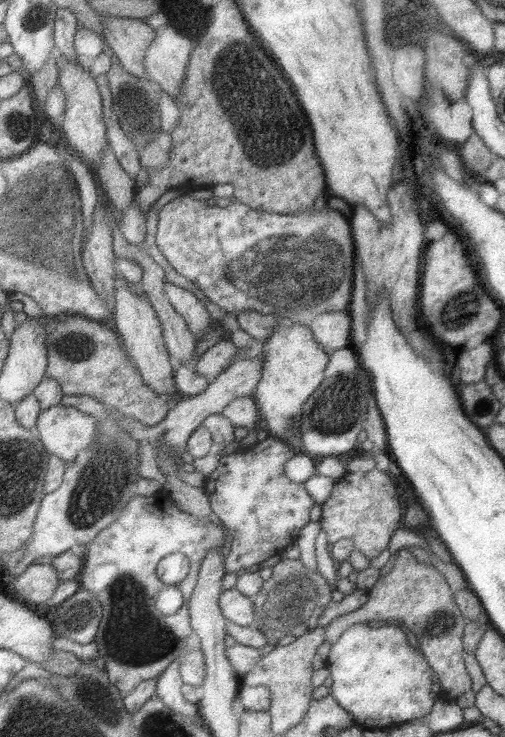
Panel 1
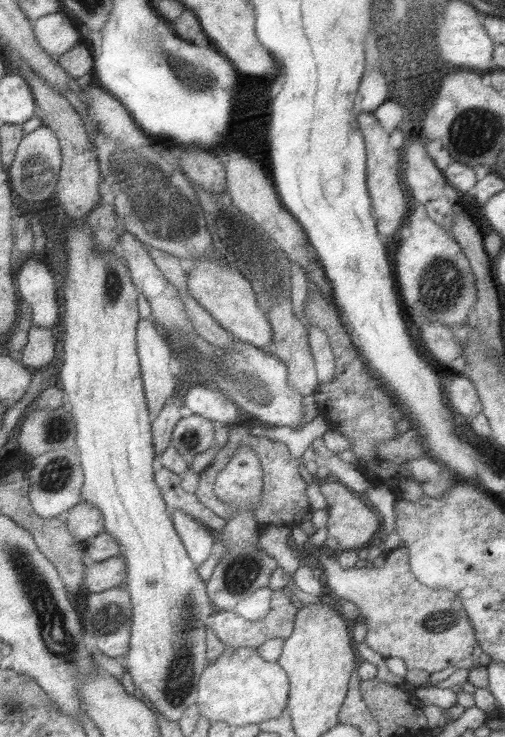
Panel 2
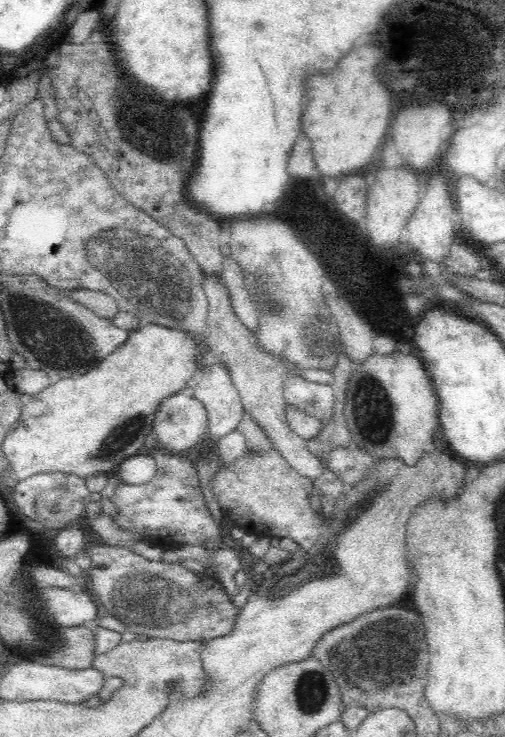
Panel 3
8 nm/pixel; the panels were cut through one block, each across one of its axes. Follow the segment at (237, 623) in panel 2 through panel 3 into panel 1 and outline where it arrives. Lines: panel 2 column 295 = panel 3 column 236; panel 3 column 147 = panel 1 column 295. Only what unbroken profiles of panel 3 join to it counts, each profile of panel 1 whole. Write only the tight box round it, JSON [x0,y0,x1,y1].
[253,560,331,640]

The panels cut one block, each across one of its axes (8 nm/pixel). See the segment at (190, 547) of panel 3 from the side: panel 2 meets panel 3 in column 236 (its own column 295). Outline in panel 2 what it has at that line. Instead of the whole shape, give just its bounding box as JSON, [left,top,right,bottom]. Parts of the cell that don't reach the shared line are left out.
[253,526,319,604]

